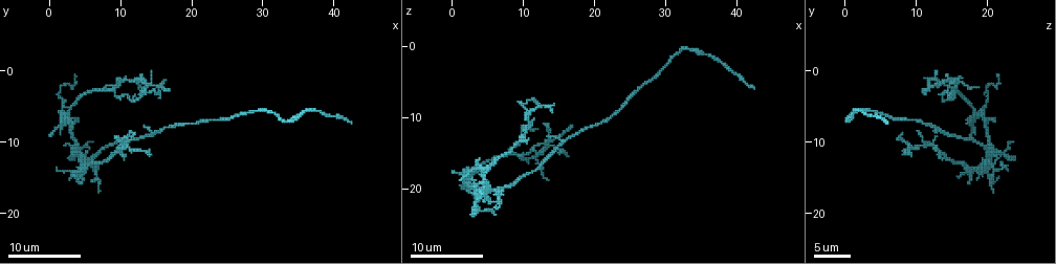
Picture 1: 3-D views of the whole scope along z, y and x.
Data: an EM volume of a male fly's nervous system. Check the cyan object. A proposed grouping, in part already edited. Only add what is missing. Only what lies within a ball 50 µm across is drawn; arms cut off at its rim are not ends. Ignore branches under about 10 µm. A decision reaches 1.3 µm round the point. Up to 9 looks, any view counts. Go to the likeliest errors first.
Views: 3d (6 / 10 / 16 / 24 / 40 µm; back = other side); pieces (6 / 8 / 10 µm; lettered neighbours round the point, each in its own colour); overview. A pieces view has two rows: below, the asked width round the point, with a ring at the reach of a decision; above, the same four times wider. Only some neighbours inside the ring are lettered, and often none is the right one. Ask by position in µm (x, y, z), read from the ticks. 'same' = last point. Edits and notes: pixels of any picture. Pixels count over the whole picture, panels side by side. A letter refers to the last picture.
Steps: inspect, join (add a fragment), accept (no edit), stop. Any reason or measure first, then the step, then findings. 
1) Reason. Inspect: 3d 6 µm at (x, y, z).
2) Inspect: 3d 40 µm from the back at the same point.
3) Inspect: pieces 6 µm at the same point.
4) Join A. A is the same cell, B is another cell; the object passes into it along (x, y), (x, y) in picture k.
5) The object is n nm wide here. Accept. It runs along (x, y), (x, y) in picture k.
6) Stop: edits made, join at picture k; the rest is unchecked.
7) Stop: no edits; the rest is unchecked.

An open end. Inspect: pieces 6 µm at (17.0, 3.0, 11.5).

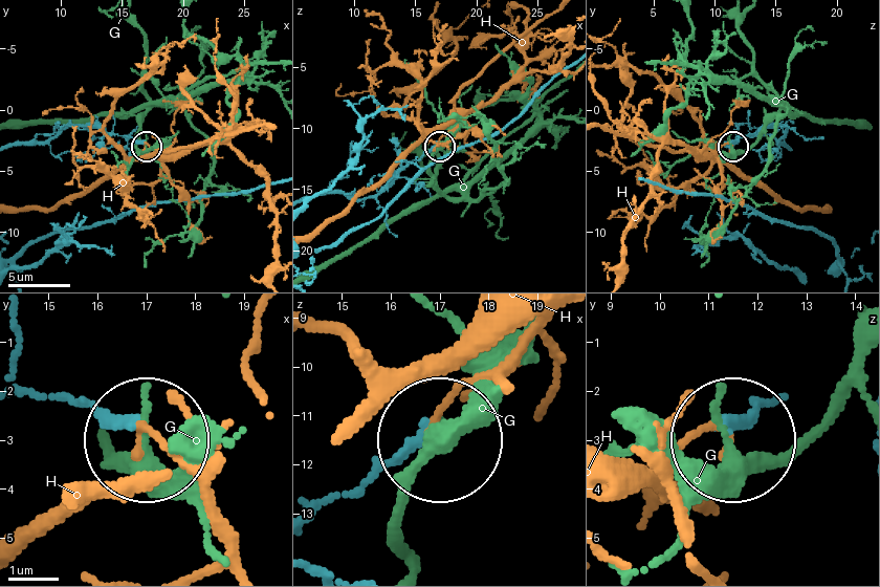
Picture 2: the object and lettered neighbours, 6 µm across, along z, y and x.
The object is 210 nm wide here. Accept. G and H are other cells; it runs along (777, 401), (731, 427) in picture 2; no lettered fragment goes on from it.

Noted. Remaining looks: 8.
Thin end. Inspect: pieces 10 µm at (14.0, 11.5, 9.0).

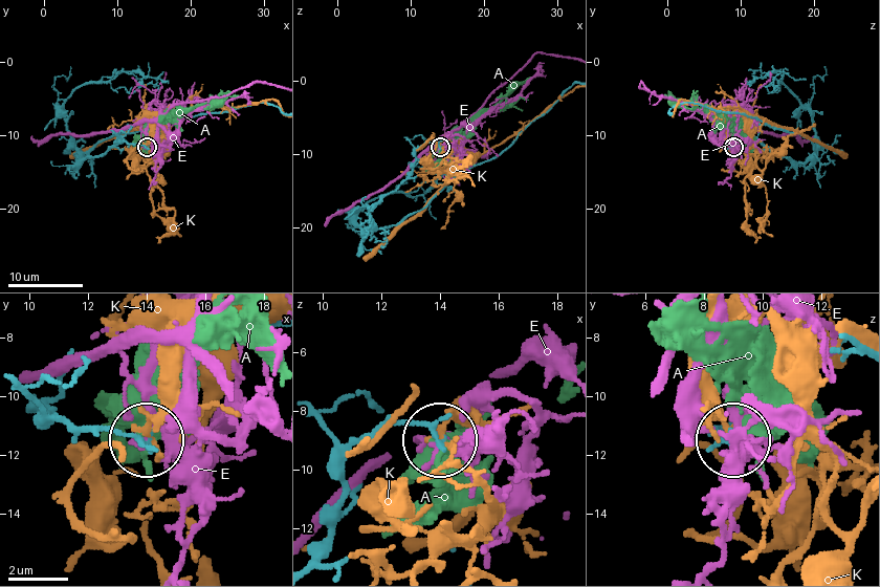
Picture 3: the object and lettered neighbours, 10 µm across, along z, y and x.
Accept. A, E and K are other cells; no lettered fragment goes on from it.

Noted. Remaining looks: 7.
Free end. Inspect: pieces 6 µm at (4.5, 16.0, 17.5).

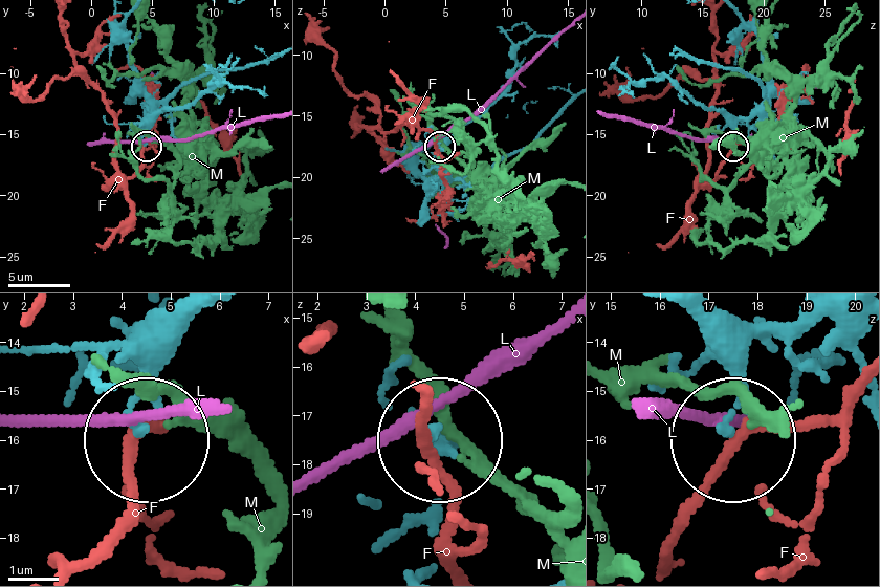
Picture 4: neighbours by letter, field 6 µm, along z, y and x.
Accept. F, L and M are other cells; no lettered fragment goes on from it.

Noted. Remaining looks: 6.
Stop: no edits; the rest is unchecked.

